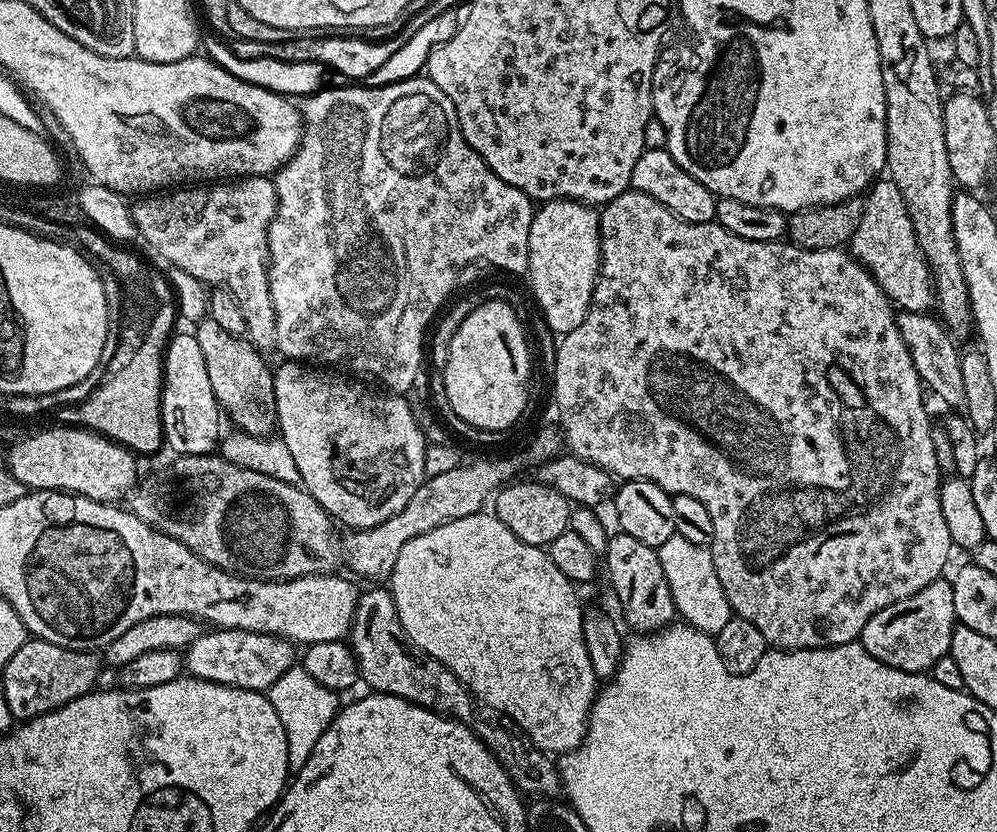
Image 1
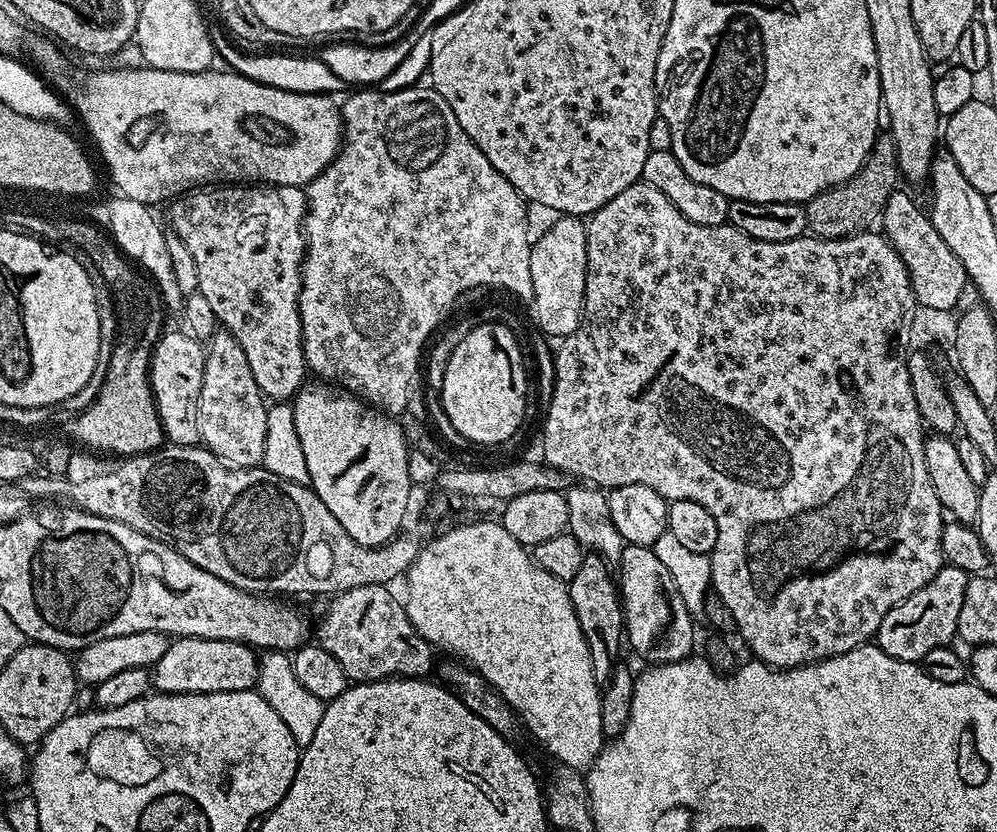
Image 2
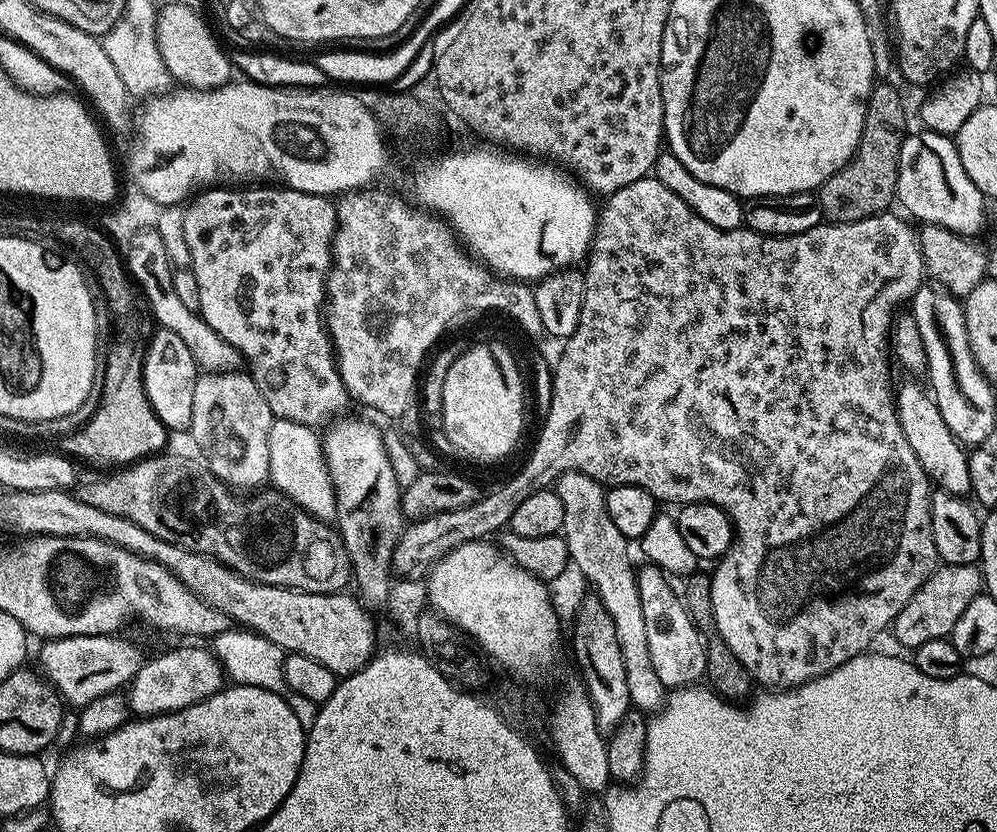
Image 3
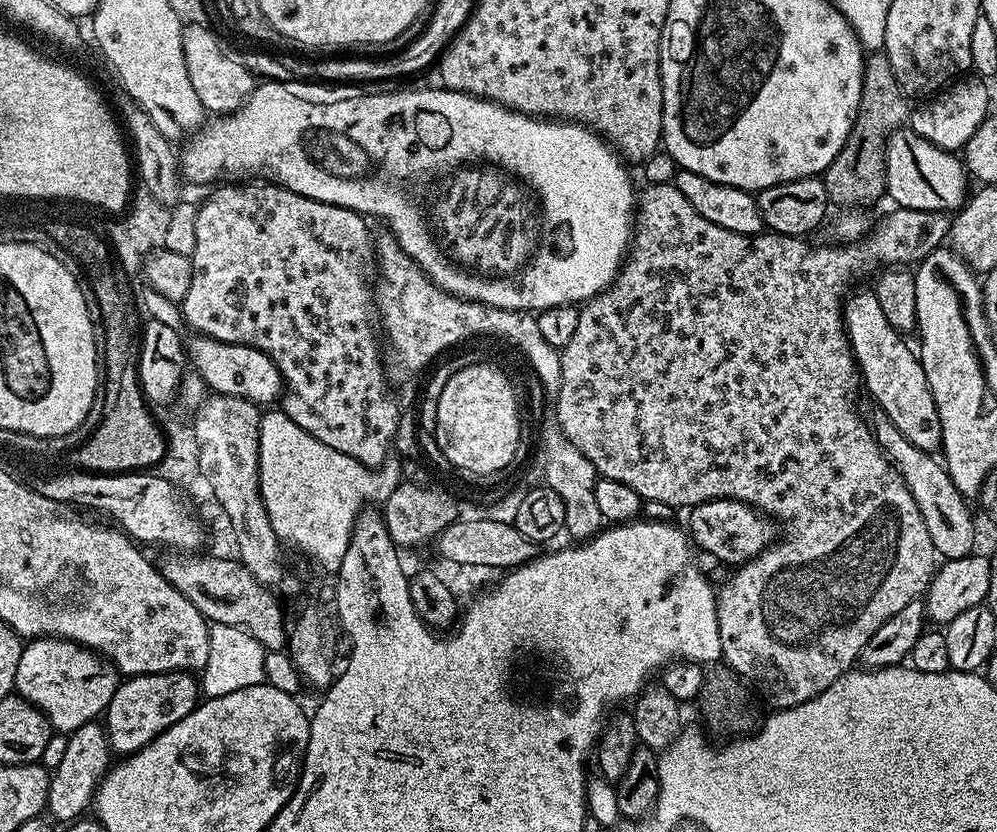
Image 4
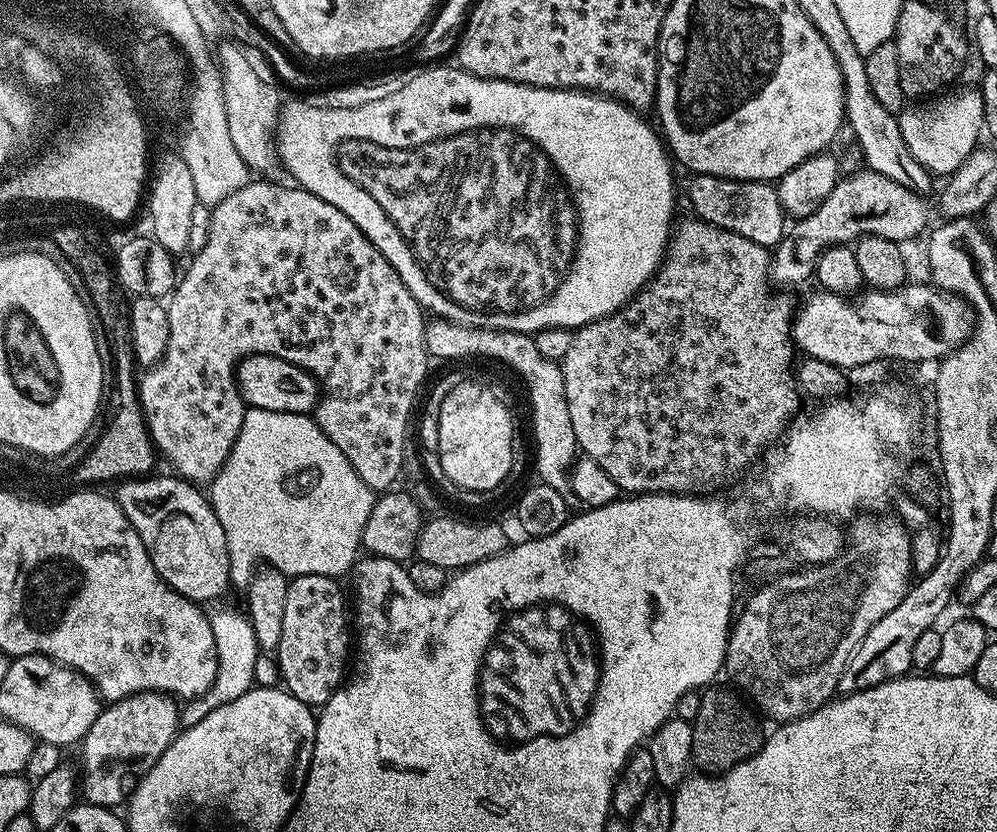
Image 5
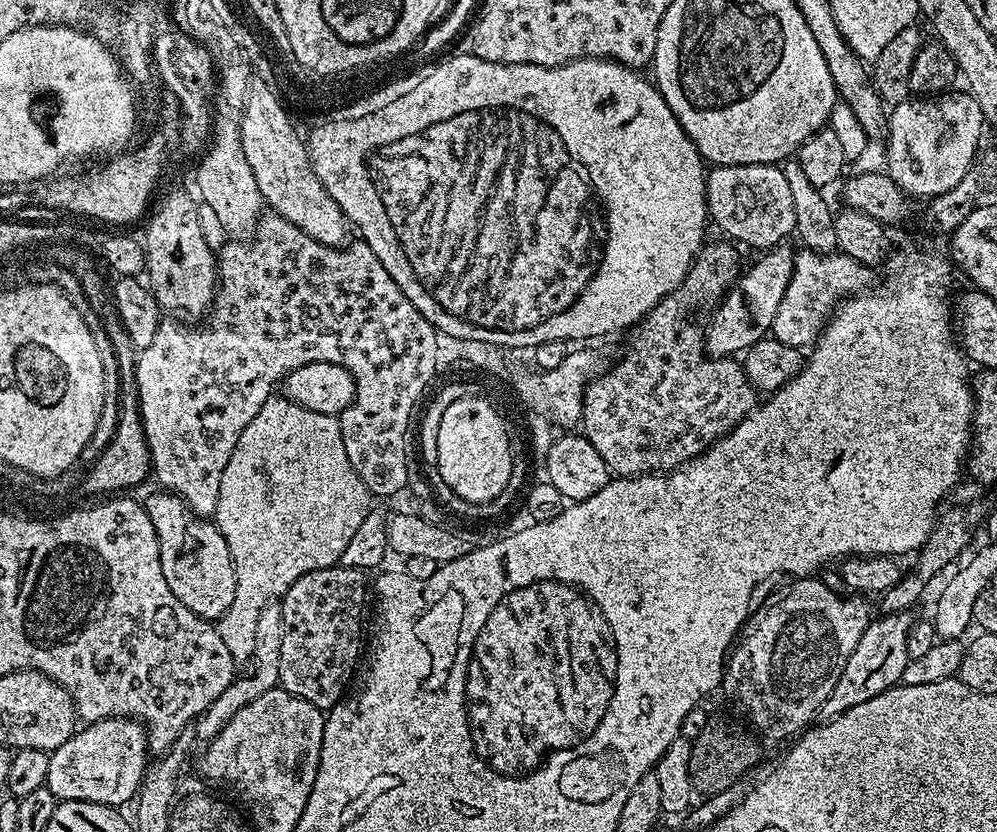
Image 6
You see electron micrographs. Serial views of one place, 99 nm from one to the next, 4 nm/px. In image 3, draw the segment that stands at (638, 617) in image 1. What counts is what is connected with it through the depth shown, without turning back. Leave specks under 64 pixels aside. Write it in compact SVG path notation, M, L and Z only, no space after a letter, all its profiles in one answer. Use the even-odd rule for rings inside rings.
M648 562L637 571L636 585L638 598L642 602L642 619L646 624L646 647L650 650L650 666L654 666L658 679L665 690L675 690L695 685L705 679L707 646L705 637L700 634L685 608L685 603L679 591L672 589L673 581L655 564Z

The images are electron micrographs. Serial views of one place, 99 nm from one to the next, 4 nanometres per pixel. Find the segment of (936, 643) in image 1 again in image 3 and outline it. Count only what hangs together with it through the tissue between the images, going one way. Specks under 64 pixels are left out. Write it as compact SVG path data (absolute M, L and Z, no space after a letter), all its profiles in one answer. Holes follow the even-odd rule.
M976 564L937 567L926 583L916 591L914 598L910 598L906 606L902 606L902 610L890 625L890 632L893 632L897 642L908 650L922 646L922 642L951 637L958 618L962 618L962 610L966 610L966 606L970 606L972 599L981 595L981 592L981 569Z

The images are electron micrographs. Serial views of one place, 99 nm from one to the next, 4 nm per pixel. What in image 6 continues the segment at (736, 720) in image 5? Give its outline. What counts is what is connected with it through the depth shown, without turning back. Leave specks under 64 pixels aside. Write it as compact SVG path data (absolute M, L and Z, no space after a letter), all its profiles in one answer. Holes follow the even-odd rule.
M712 718L693 741L690 778L695 793L705 797L721 793L722 790L739 783L744 778L743 775L759 762L762 750L756 742L757 737L745 725L742 726L730 720Z

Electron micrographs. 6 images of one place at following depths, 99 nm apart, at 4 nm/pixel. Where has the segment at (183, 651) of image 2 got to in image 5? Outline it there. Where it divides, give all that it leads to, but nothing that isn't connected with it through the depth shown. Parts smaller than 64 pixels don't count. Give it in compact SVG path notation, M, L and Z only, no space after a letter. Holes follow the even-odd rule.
M167 692L130 694L101 707L94 726L90 726L78 745L83 799L89 804L101 804L103 808L115 809L116 804L123 805L140 778L153 768L175 738L181 727L180 709L177 697Z

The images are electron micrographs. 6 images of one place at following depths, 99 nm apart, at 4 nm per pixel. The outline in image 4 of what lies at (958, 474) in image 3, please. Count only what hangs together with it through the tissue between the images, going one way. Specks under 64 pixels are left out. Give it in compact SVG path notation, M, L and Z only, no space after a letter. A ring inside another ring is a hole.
M871 287L860 288L844 301L844 326L848 342L852 345L852 355L856 357L856 367L862 377L863 387L868 387L872 395L871 403L882 409L898 426L898 430L908 441L914 442L918 450L933 454L941 451L942 418L938 418L938 406L926 382L926 370L919 355L908 349L901 333L886 320Z

